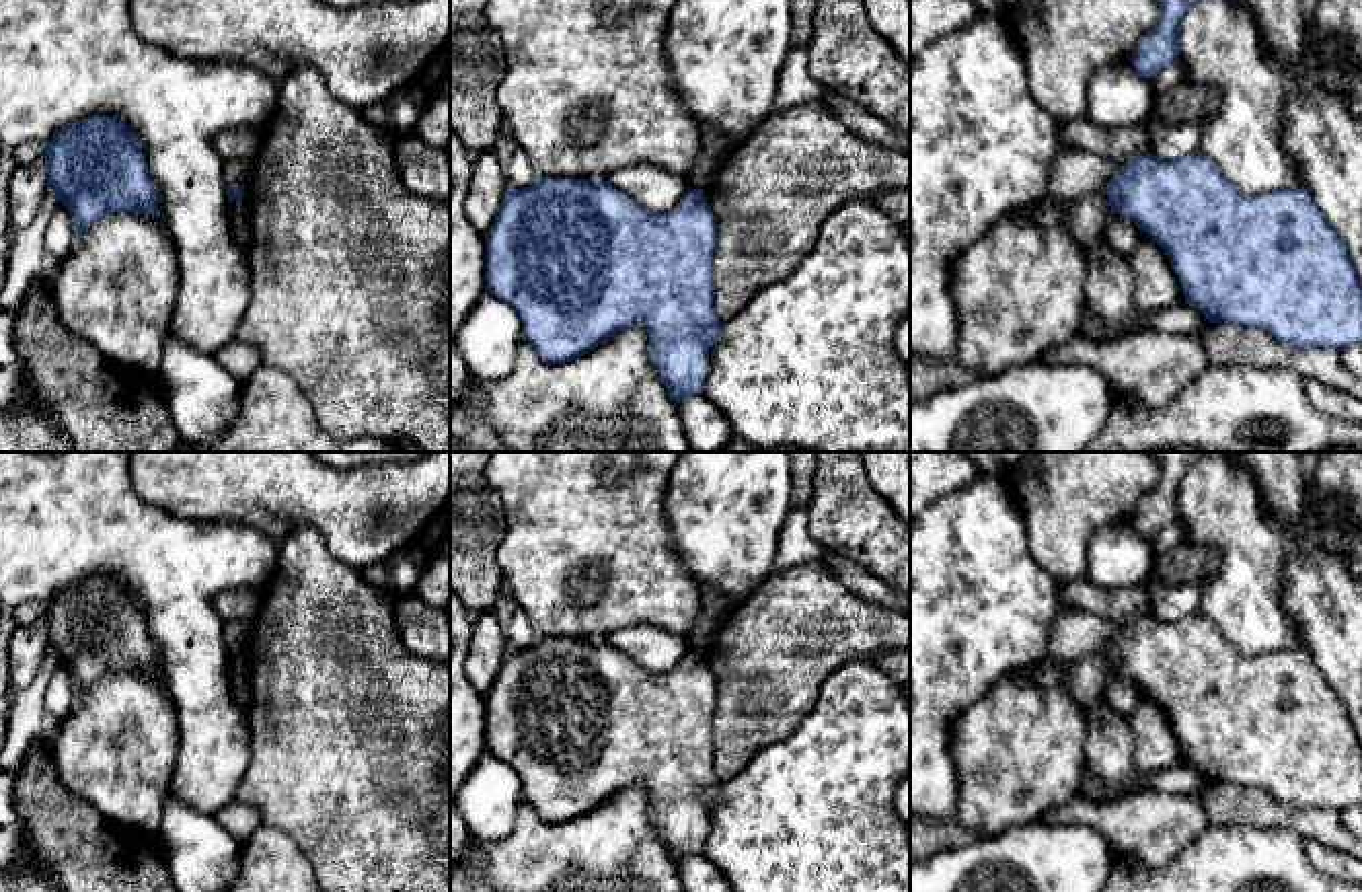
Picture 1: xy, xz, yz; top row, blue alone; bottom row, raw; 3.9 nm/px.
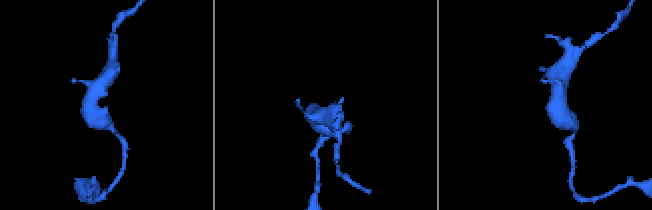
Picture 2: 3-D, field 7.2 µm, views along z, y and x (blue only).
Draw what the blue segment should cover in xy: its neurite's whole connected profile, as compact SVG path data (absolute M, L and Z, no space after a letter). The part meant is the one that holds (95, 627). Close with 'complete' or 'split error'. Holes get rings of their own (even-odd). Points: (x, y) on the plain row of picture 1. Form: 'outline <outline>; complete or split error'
outline M92 575L43 604L49 658L62 662L76 693L111 672L158 672L158 647L150 637L140 598L125 584Z; complete

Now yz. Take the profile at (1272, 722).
outline M1144 612L1118 627L1103 649L1111 672L1130 678L1169 717L1171 730L1185 748L1185 765L1210 783L1257 787L1284 806L1302 810L1346 810L1362 804L1362 744L1344 701L1323 678L1307 649L1282 649L1247 656L1228 643L1216 625L1196 612L1179 621L1161 621Z; complete

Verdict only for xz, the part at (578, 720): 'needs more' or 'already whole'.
already whole

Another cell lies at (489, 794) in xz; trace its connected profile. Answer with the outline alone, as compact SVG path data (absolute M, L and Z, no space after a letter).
M485 752L464 775L456 802L464 816L468 839L489 845L514 828L516 812L524 804L524 787L509 765Z

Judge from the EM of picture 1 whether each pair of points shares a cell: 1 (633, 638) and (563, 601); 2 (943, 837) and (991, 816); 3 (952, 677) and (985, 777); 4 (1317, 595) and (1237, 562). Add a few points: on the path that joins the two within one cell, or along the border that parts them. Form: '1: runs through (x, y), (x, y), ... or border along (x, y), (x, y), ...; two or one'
1: border along (668, 629), (625, 625), (613, 629), (602, 640); two
2: border along (956, 816), (962, 825), (987, 835); two
3: border along (999, 681), (958, 716), (952, 734), (954, 759); two
4: border along (1317, 549), (1280, 576), (1297, 625); two

